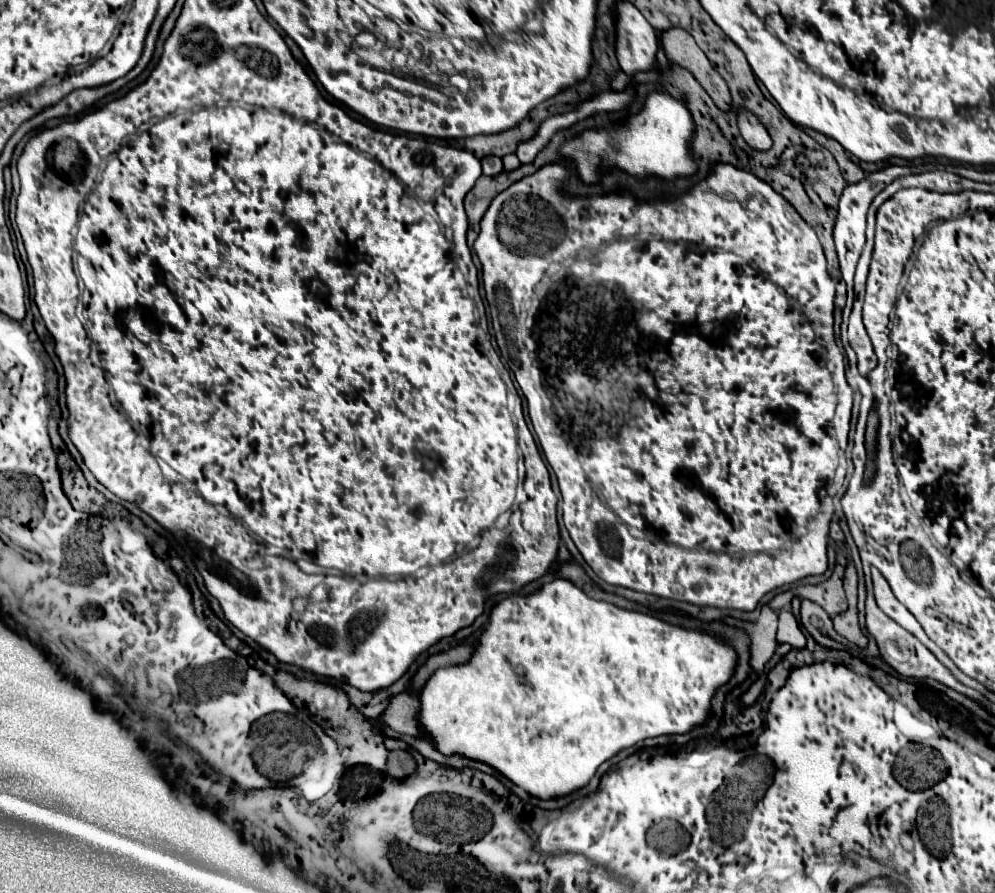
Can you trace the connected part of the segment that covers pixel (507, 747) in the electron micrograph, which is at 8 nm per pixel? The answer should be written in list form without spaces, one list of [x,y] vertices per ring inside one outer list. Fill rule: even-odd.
[[[553,580],[551,584],[545,584],[545,586],[541,592],[537,592],[533,596],[513,596],[511,594],[505,600],[501,600],[491,610],[491,618],[487,624],[489,632],[485,632],[485,636],[481,636],[477,652],[471,658],[471,662],[463,664],[463,666],[451,666],[451,668],[437,670],[429,678],[429,682],[425,684],[425,688],[419,696],[419,700],[421,700],[419,722],[443,754],[459,752],[467,758],[481,760],[481,762],[497,768],[503,776],[513,780],[517,786],[525,788],[529,794],[543,798],[543,800],[553,798],[553,796],[565,796],[565,794],[581,788],[583,784],[587,784],[591,780],[591,776],[597,772],[597,768],[605,760],[613,758],[615,754],[619,754],[621,750],[625,750],[629,746],[635,746],[637,742],[641,742],[645,738],[663,736],[663,734],[685,734],[693,726],[703,724],[707,718],[707,712],[709,712],[711,696],[715,694],[715,690],[721,684],[725,684],[731,678],[735,658],[737,658],[731,646],[717,642],[715,638],[711,638],[707,634],[671,626],[671,624],[665,624],[663,620],[653,618],[649,614],[631,612],[631,610],[623,610],[623,608],[617,608],[607,602],[593,600],[583,590],[573,586],[569,580]],[[517,664],[523,664],[525,676],[515,674],[513,666],[517,666]]]

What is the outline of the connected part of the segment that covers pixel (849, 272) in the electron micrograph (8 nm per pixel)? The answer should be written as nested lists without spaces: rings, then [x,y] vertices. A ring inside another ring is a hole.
[[[895,166],[895,172],[893,168],[887,170],[887,178],[879,178],[881,174],[875,172],[875,174],[869,174],[865,180],[861,180],[859,184],[853,184],[853,186],[847,186],[841,194],[841,200],[839,200],[839,214],[837,214],[837,224],[835,224],[835,230],[833,230],[833,236],[835,236],[835,246],[837,246],[837,256],[839,256],[839,264],[841,264],[841,274],[843,274],[843,280],[847,286],[847,300],[846,305],[842,310],[842,323],[841,323],[841,339],[846,353],[846,356],[856,356],[855,352],[850,347],[847,341],[847,328],[848,320],[851,314],[853,302],[854,302],[854,275],[857,266],[857,260],[861,256],[861,250],[863,250],[863,244],[865,244],[865,216],[867,216],[867,210],[869,210],[869,204],[873,200],[873,196],[877,196],[877,184],[889,184],[893,178],[897,176],[907,176],[907,174],[913,174],[913,172],[919,172],[919,168],[909,168],[909,166]]]

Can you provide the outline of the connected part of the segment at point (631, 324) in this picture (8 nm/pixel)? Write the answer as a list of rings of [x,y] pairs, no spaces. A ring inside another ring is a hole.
[[[713,162],[709,176],[697,182],[689,192],[659,200],[637,200],[629,190],[571,196],[569,192],[563,192],[565,178],[567,168],[563,164],[545,164],[535,174],[521,178],[517,184],[503,190],[487,208],[481,220],[481,232],[473,245],[474,253],[481,260],[485,296],[501,358],[515,374],[515,380],[527,398],[529,416],[541,450],[559,480],[563,494],[563,522],[585,562],[607,584],[695,606],[753,612],[767,592],[797,582],[809,574],[823,574],[829,562],[829,525],[835,509],[832,500],[825,501],[825,484],[829,476],[835,474],[839,456],[844,454],[843,449],[848,445],[855,392],[845,378],[845,358],[833,336],[835,282],[827,272],[823,246],[813,226],[799,216],[789,200],[775,192],[767,182],[759,180],[753,172],[733,164]],[[717,194],[733,196],[733,200],[739,200],[741,208],[751,216],[741,220],[735,218],[731,230],[727,208],[721,208],[723,198]],[[751,218],[755,218],[755,230],[749,232]],[[731,232],[737,236],[735,242],[731,242]],[[539,236],[547,236],[547,254],[544,256],[535,254],[539,252]],[[499,238],[517,238],[517,252],[509,250]],[[549,240],[559,240],[559,244],[549,250]],[[739,248],[747,248],[751,260],[735,254]],[[629,528],[641,530],[647,538],[633,538]],[[803,530],[805,534],[799,538],[799,532]],[[785,544],[791,546],[791,552],[783,550]]]

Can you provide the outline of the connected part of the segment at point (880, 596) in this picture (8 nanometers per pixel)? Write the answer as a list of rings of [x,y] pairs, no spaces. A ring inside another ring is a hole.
[[[873,568],[871,574],[873,574],[873,584],[875,584],[875,600],[877,600],[879,608],[881,608],[889,618],[893,618],[897,624],[901,624],[905,630],[909,630],[911,634],[915,634],[927,648],[931,648],[931,652],[951,670],[951,674],[953,674],[957,680],[961,680],[963,684],[967,684],[967,686],[971,686],[971,688],[979,686],[979,682],[975,682],[975,680],[967,678],[963,672],[959,672],[959,668],[955,668],[953,660],[951,660],[935,642],[931,642],[929,636],[925,636],[925,632],[923,632],[921,624],[915,620],[915,616],[911,616],[911,612],[895,598],[895,594],[891,592],[891,586],[887,584],[887,580],[883,580],[883,574],[881,574],[877,568]]]

